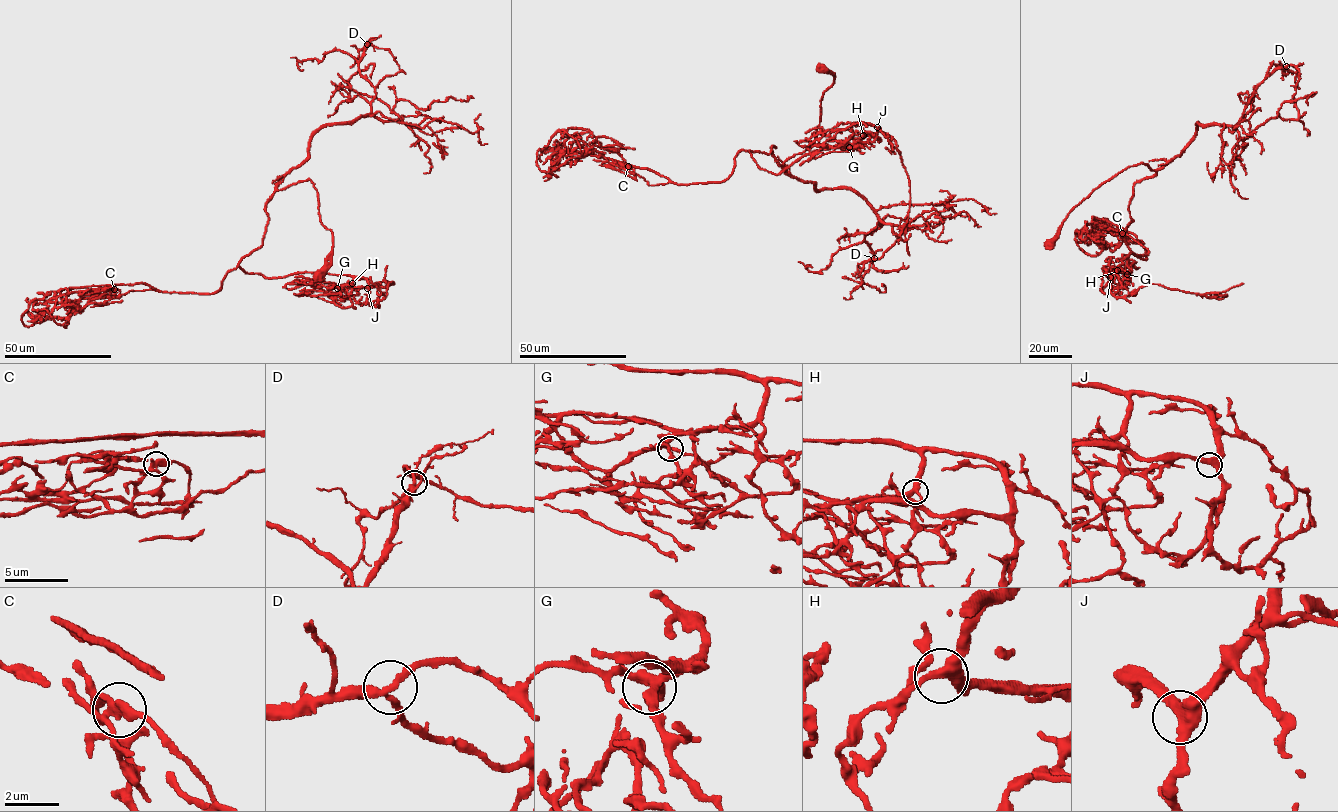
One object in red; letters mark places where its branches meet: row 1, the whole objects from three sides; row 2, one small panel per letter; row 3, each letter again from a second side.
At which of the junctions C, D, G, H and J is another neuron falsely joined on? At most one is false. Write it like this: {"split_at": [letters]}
{"split_at": ["C"]}

